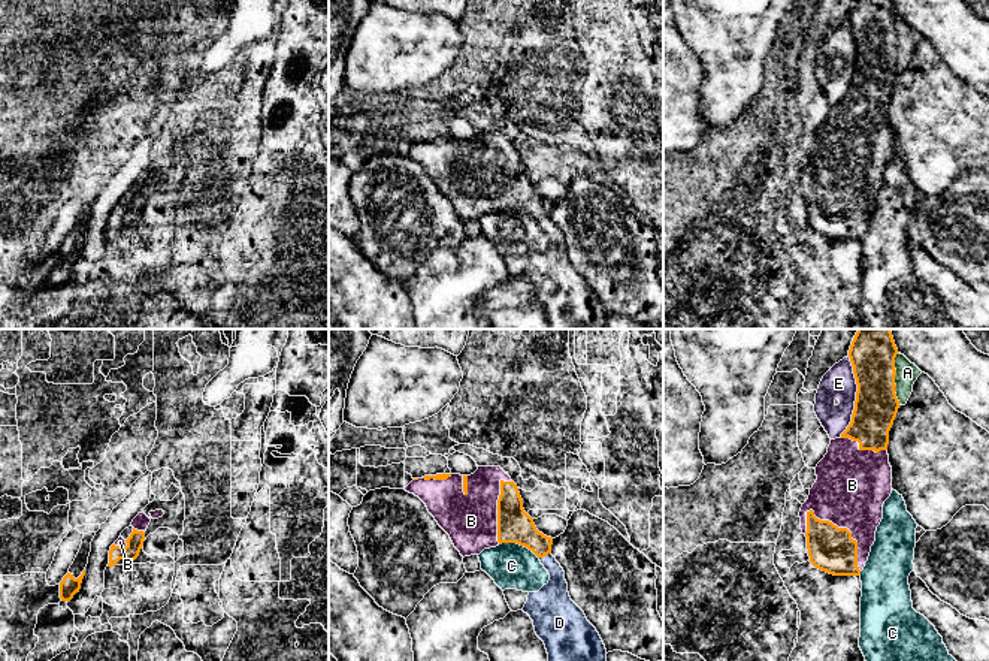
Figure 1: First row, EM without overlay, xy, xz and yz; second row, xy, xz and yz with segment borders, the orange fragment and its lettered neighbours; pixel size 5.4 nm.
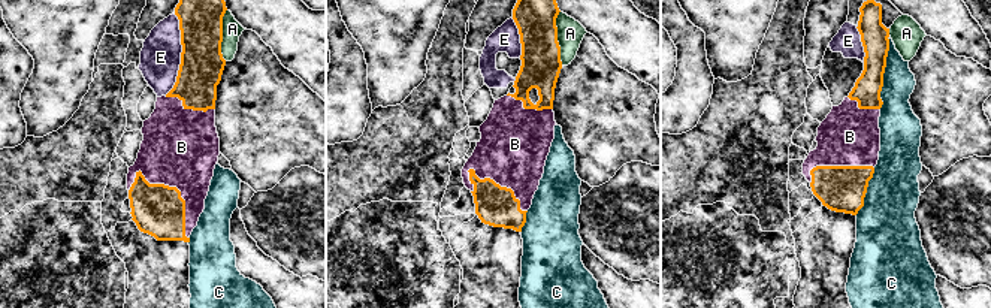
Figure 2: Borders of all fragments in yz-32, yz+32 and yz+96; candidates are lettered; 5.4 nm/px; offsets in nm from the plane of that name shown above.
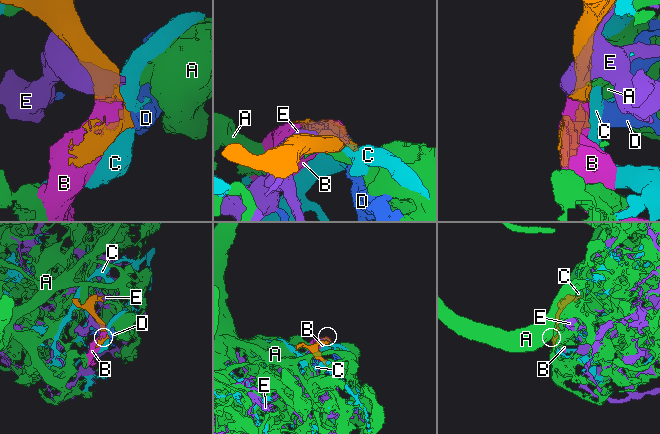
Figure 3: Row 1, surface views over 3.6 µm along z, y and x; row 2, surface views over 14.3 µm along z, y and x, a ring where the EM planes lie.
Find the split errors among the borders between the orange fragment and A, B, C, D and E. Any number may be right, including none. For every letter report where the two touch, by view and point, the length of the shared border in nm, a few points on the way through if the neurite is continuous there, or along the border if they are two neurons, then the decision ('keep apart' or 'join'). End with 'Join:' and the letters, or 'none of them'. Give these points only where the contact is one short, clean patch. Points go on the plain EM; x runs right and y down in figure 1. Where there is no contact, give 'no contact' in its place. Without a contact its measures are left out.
A: meets orange in yz at (894, 44); contact 280 nm long; keep apart
B: meets orange in yz at (847, 195); contact 440 nm long; join
C: meets orange in xz at (519, 208); contact 240 nm long; keep apart
D: meets orange in xz at (544, 220); contact 70 nm long; runs through xz (514, 190), (544, 220), (555, 235), (553, 265); join
E: meets orange in yz at (856, 62); contact 440 nm long; keep apart
Join: B, D

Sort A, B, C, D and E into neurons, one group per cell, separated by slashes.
A / B D / C / E

